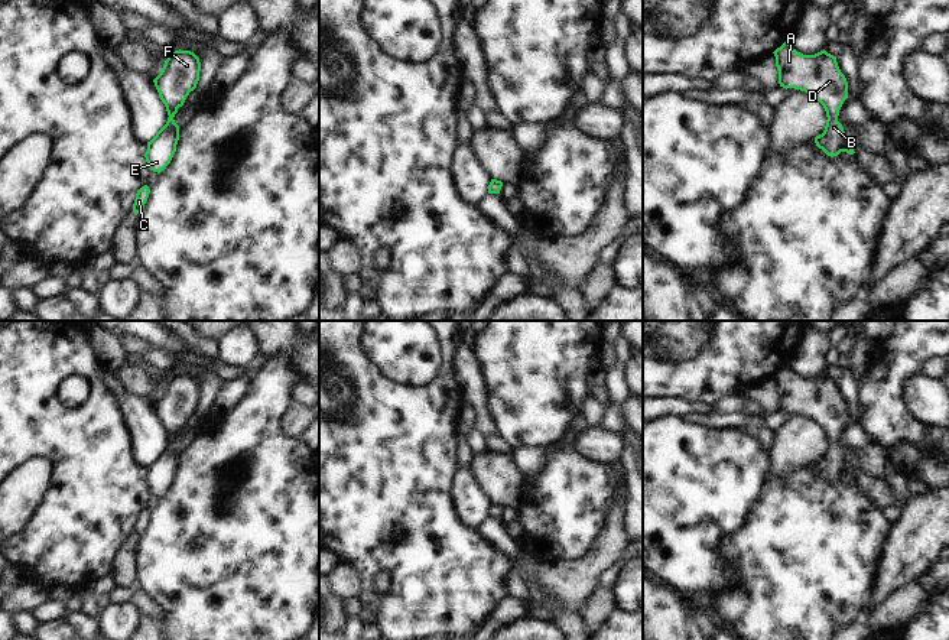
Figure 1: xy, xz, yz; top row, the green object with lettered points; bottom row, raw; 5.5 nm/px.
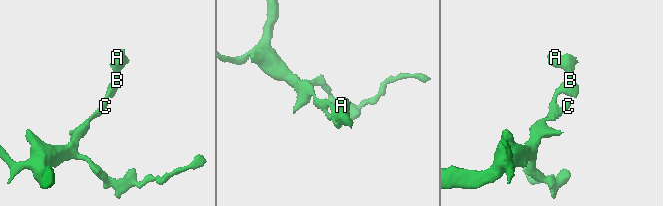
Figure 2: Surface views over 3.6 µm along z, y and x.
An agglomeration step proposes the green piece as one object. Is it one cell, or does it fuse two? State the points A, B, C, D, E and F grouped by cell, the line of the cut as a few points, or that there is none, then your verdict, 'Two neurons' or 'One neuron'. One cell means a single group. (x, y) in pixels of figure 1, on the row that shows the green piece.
Groups: A B C D E F. No split. One neuron.

